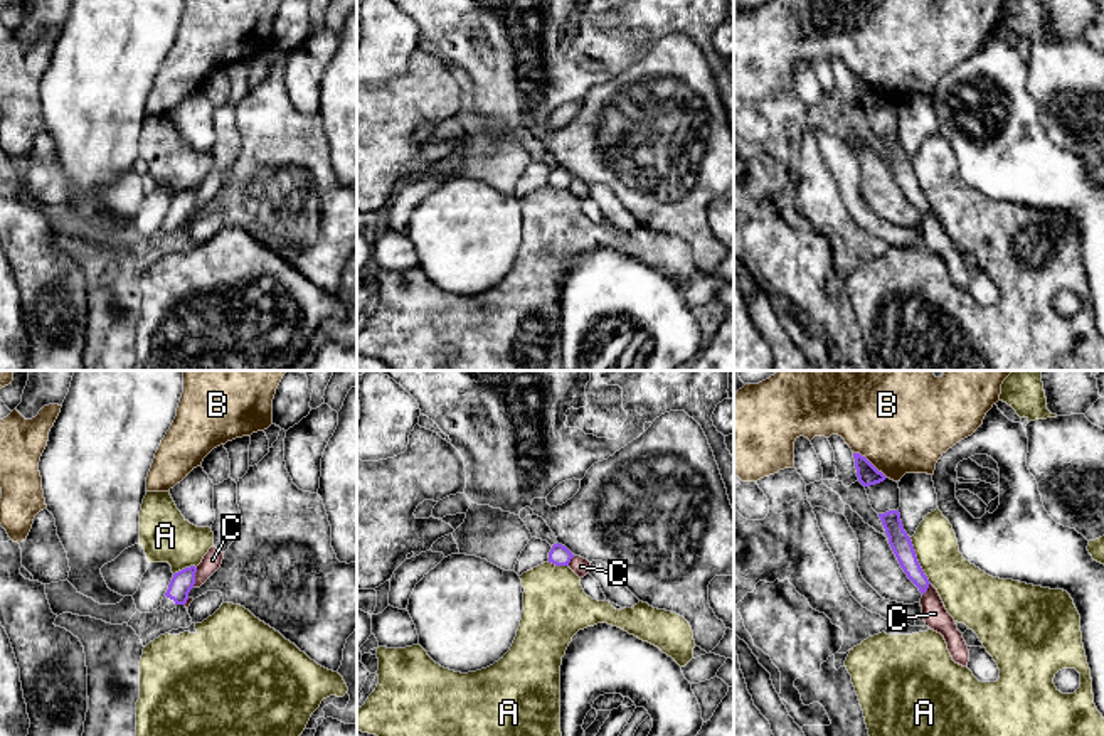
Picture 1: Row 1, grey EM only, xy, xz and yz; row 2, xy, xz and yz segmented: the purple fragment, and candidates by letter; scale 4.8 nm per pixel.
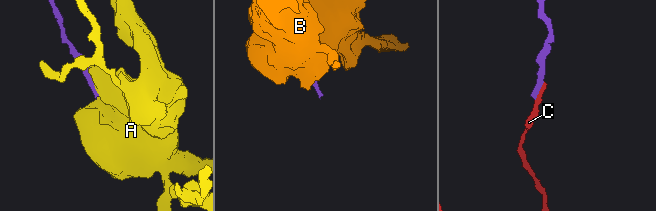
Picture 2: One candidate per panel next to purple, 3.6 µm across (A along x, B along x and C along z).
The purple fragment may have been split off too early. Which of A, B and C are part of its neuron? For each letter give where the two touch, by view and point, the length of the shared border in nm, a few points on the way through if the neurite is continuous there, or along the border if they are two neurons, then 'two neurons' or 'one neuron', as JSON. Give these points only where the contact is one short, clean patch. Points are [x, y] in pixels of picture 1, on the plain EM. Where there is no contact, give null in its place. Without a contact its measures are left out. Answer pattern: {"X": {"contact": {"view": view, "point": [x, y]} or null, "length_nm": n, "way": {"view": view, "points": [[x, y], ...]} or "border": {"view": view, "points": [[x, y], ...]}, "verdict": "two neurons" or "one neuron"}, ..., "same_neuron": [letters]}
{"A": {"contact": {"view": "yz", "point": [918, 184]}, "length_nm": 240, "border": {"view": "yz", "points": [[909, 160], [916, 182], [931, 206]]}, "verdict": "two neurons"}, "B": {"contact": {"view": "yz", "point": [869, 85]}, "length_nm": 200, "verdict": "two neurons"}, "C": {"contact": {"view": "xy", "point": [194, 201]}, "length_nm": 100, "border": {"view": "xy", "points": [[197, 191], [192, 209]]}, "verdict": "two neurons"}, "same_neuron": []}

